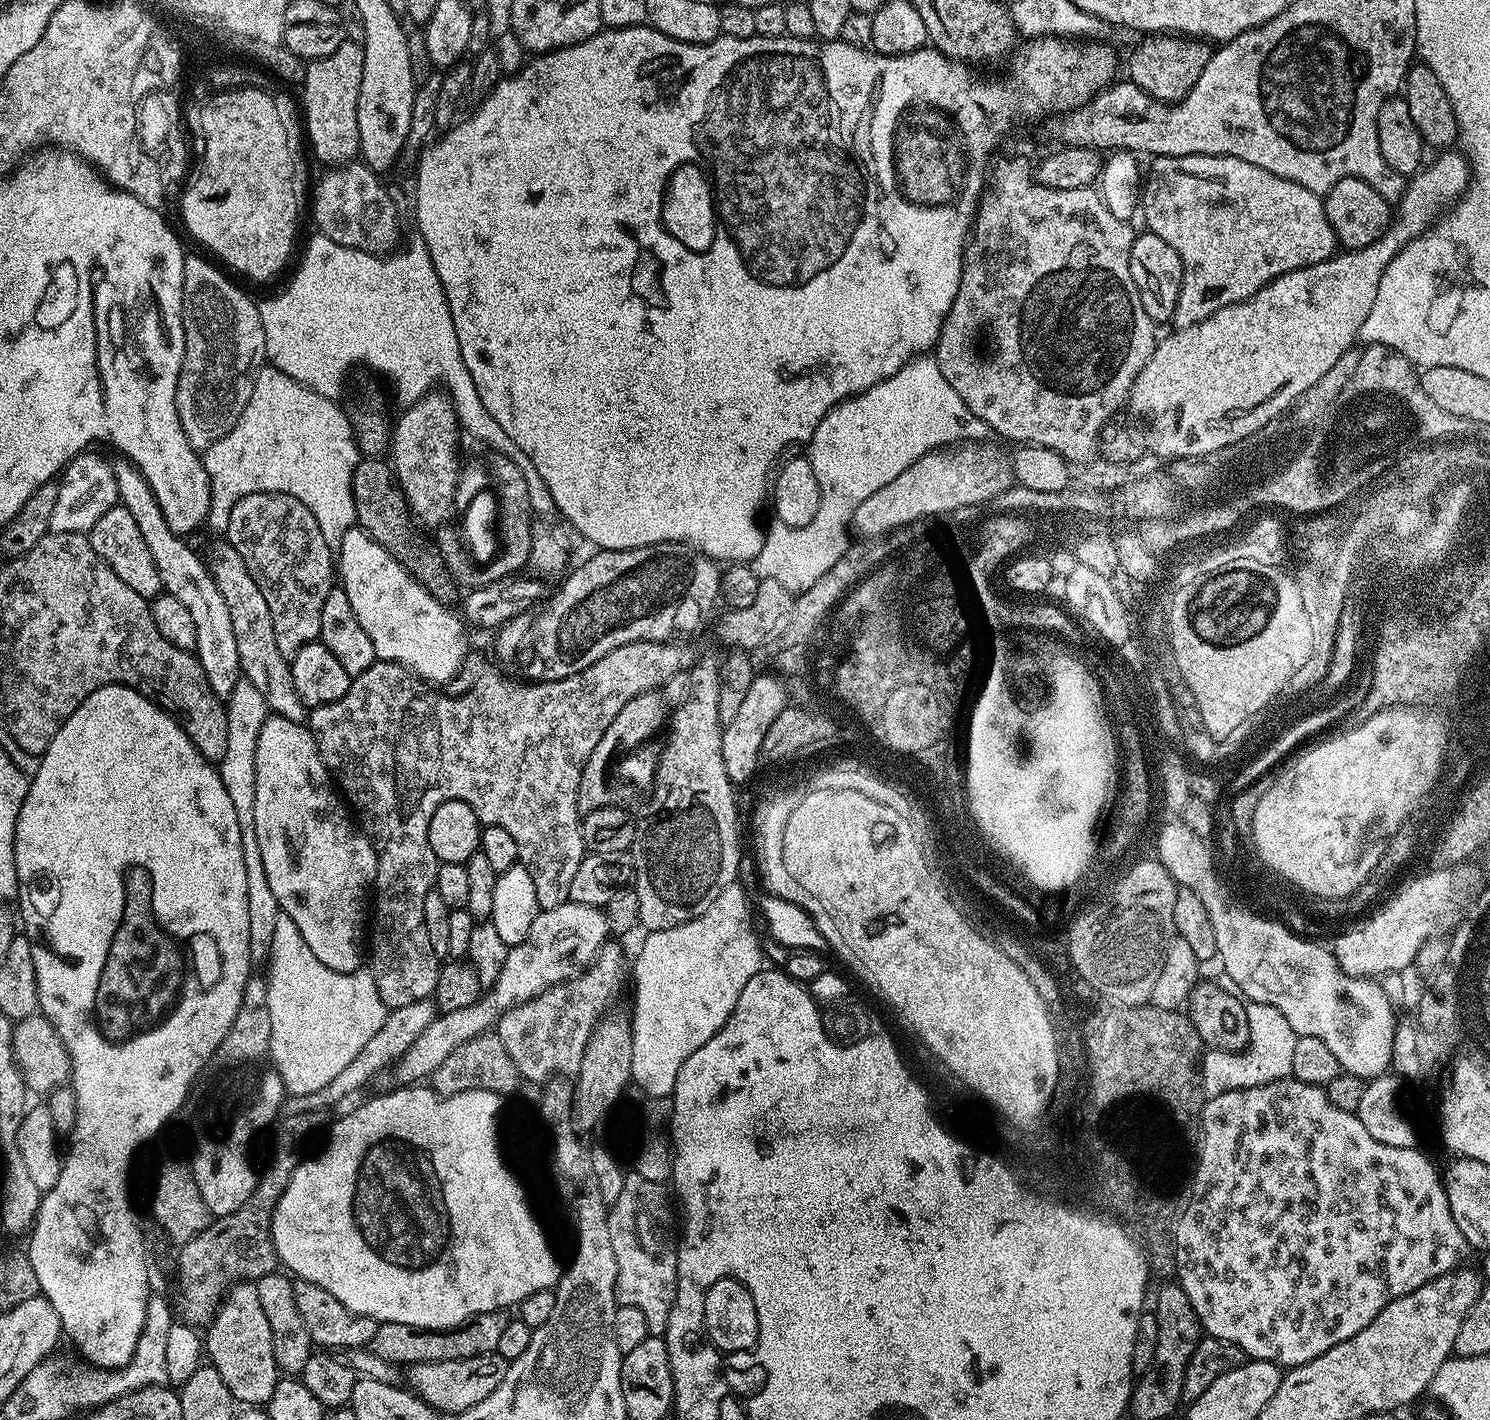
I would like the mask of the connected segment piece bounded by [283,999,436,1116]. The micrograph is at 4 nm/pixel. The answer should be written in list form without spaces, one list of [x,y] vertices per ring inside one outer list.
[[[431,999],[419,1000],[418,1002],[412,1002],[408,1006],[391,1009],[381,1029],[362,1046],[362,1050],[346,1066],[346,1069],[342,1070],[326,1086],[322,1086],[320,1090],[316,1090],[311,1094],[289,1095],[285,1099],[283,1111],[290,1116],[308,1115],[314,1112],[322,1114],[326,1110],[338,1105],[362,1089],[380,1070],[386,1066],[391,1067],[397,1062],[402,1053],[405,1053],[410,1048],[414,1039],[418,1038],[423,1030],[426,1030],[426,1027],[429,1026],[430,1022],[435,1020],[435,1017],[436,1006]]]

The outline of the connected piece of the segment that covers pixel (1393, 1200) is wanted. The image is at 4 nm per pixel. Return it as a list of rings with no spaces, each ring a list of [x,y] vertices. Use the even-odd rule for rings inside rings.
[[[1291,1078],[1275,1080],[1262,1086],[1244,1088],[1239,1093],[1233,1093],[1229,1096],[1221,1096],[1219,1100],[1212,1097],[1210,1101],[1212,1101],[1212,1104],[1208,1106],[1208,1140],[1206,1147],[1203,1148],[1200,1172],[1196,1177],[1196,1191],[1191,1207],[1188,1209],[1188,1215],[1184,1217],[1184,1224],[1180,1226],[1180,1267],[1181,1276],[1184,1276],[1181,1287],[1186,1290],[1186,1298],[1190,1298],[1190,1306],[1194,1306],[1194,1314],[1198,1314],[1201,1329],[1207,1335],[1230,1342],[1234,1347],[1242,1349],[1245,1357],[1274,1362],[1283,1365],[1285,1369],[1294,1368],[1298,1364],[1305,1364],[1314,1358],[1318,1358],[1318,1354],[1326,1354],[1326,1350],[1330,1350],[1330,1346],[1338,1346],[1338,1342],[1346,1342],[1346,1338],[1354,1338],[1354,1334],[1358,1334],[1358,1330],[1370,1326],[1370,1322],[1374,1322],[1374,1318],[1378,1318],[1378,1314],[1387,1304],[1410,1294],[1414,1290],[1418,1290],[1418,1286],[1426,1286],[1426,1282],[1453,1271],[1461,1263],[1460,1255],[1469,1251],[1462,1230],[1458,1230],[1458,1222],[1454,1222],[1454,1214],[1450,1214],[1450,1202],[1448,1201],[1448,1193],[1444,1191],[1441,1173],[1436,1173],[1435,1166],[1420,1153],[1421,1149],[1419,1147],[1395,1148],[1378,1142],[1369,1134],[1366,1126],[1362,1126],[1362,1122],[1356,1113],[1338,1110],[1338,1106],[1334,1106],[1330,1102],[1327,1091],[1321,1085],[1307,1084],[1301,1080]]]

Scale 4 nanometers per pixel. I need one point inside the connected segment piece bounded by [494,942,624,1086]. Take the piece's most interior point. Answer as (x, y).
(547, 1036)

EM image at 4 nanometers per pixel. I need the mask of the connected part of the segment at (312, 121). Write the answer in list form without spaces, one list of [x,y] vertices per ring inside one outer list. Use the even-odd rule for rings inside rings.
[[[345,39],[334,54],[313,60],[305,67],[304,102],[302,98],[302,124],[312,128],[308,140],[324,166],[347,164],[357,159],[360,150],[358,138],[358,94],[362,86],[364,46]]]

